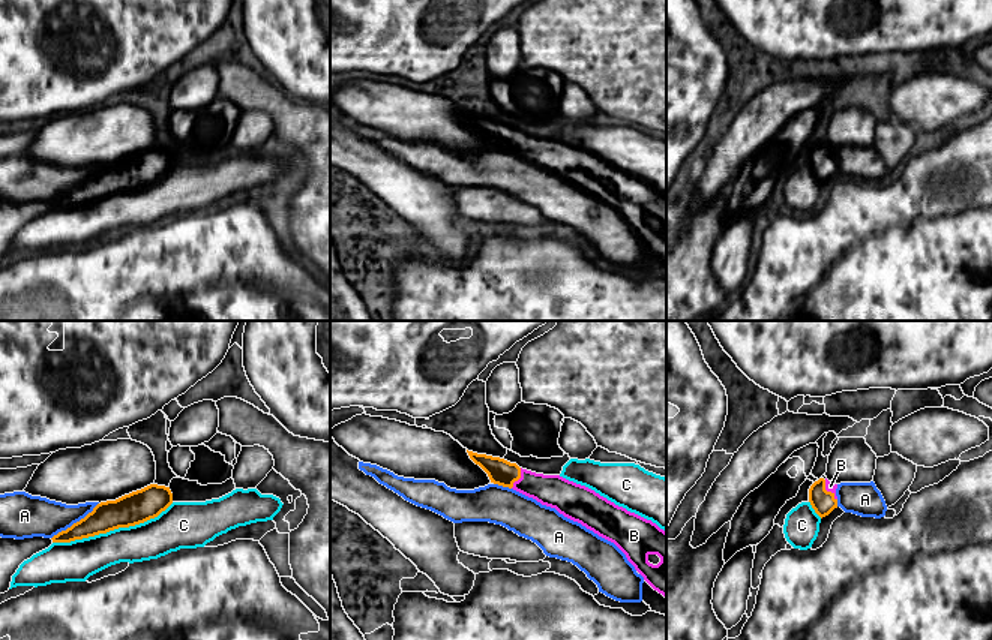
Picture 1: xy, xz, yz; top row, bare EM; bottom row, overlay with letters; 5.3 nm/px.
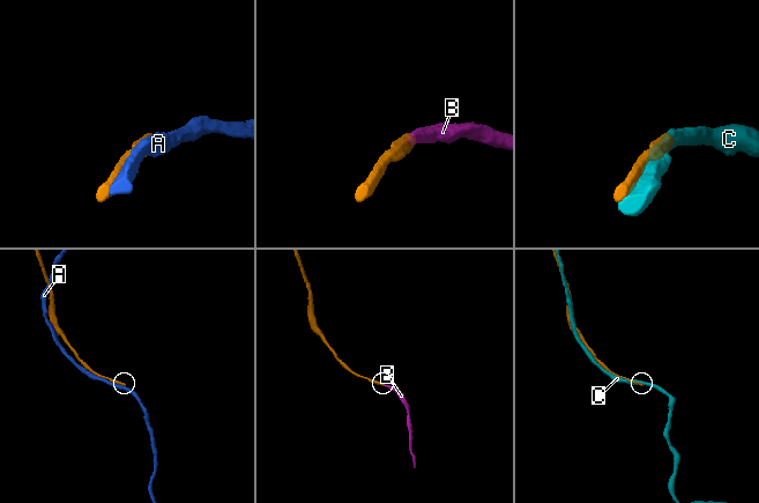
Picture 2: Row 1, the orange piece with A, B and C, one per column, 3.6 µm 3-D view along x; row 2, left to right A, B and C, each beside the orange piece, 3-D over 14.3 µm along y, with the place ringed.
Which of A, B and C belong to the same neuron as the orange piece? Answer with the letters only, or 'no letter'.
B

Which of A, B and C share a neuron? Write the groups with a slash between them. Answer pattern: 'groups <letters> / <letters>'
groups A / B / C

